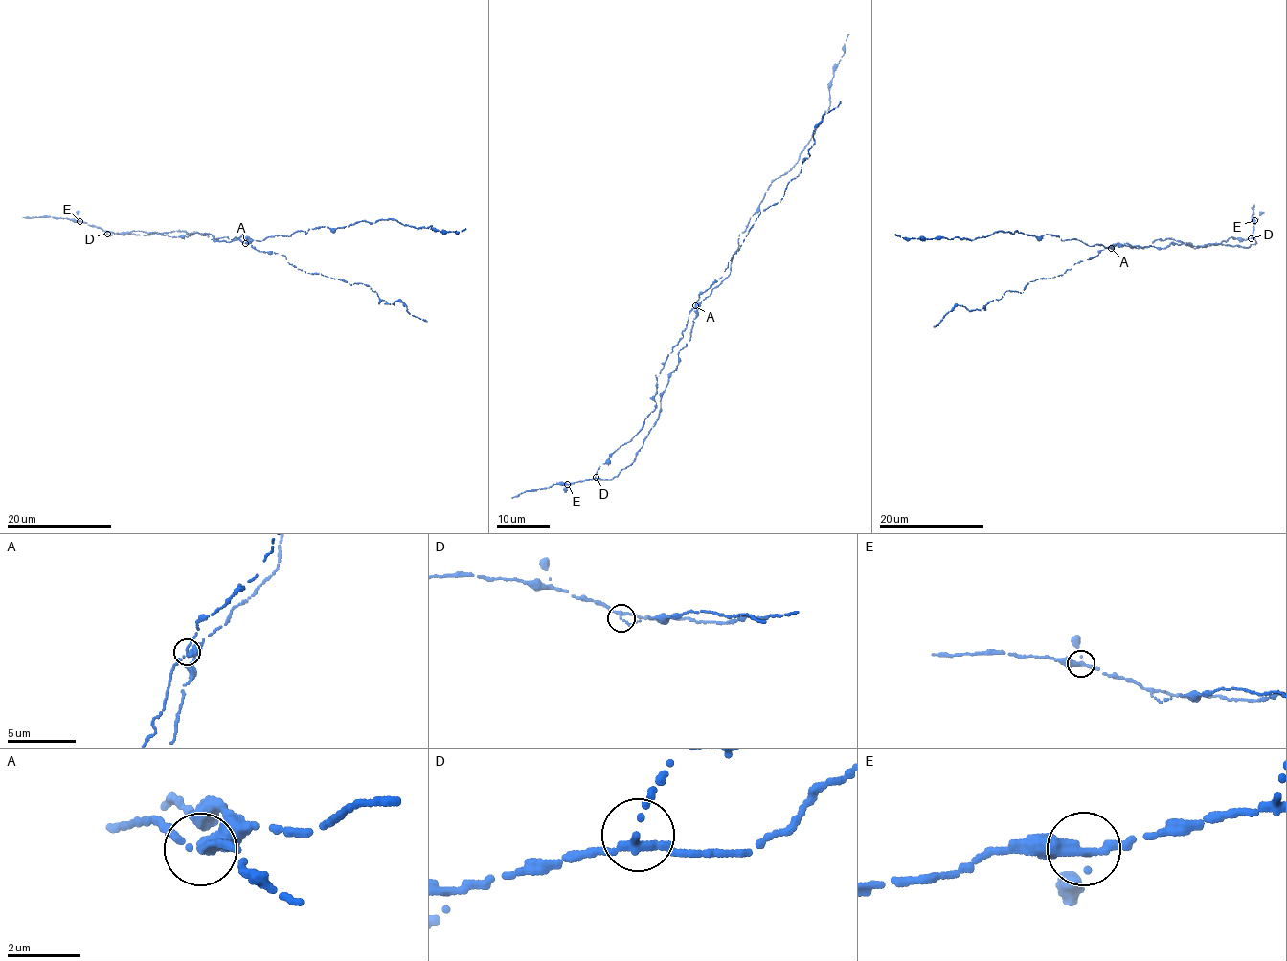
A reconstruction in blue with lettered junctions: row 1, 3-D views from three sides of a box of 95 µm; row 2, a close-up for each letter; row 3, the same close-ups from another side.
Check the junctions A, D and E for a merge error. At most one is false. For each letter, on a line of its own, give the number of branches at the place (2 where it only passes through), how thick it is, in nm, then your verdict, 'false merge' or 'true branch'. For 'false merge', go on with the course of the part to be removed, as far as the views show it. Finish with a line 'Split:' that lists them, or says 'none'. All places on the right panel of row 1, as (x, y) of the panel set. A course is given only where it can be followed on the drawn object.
A: 3 branches meet; 260 nm thick; true branch
D: 3 branches meet; 190 nm thick; true branch
E: 3 branches meet; 280 nm thick; true branch
Split: none

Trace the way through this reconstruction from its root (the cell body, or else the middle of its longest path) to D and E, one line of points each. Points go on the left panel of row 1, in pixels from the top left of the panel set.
D: (240, 236), (214, 239), (211, 234), (197, 232), (190, 235), (182, 230), (146, 235), (107, 234)
E: (240, 236), (214, 239), (211, 234), (197, 232), (190, 235), (182, 230), (146, 235), (114, 234), (79, 221)

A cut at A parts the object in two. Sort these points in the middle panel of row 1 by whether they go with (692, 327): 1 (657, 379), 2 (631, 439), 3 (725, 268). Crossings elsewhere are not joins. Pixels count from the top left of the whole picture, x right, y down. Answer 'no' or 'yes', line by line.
1: no
2: no
3: no

